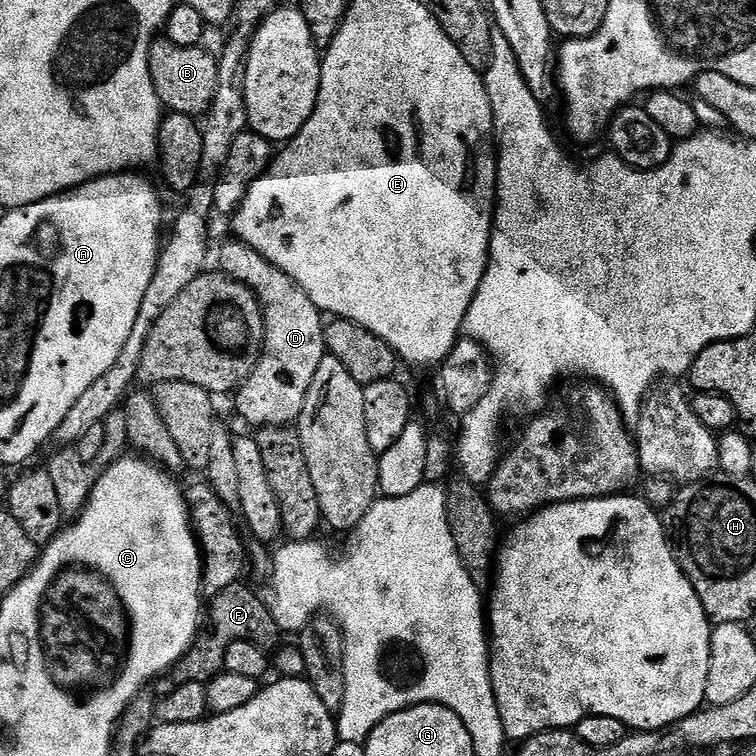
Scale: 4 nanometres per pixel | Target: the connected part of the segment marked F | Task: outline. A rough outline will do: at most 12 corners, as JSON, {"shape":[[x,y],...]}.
{"shape":[[247,583],[206,604],[176,684],[207,685],[222,672],[226,646],[249,640],[272,650],[282,631]]}

